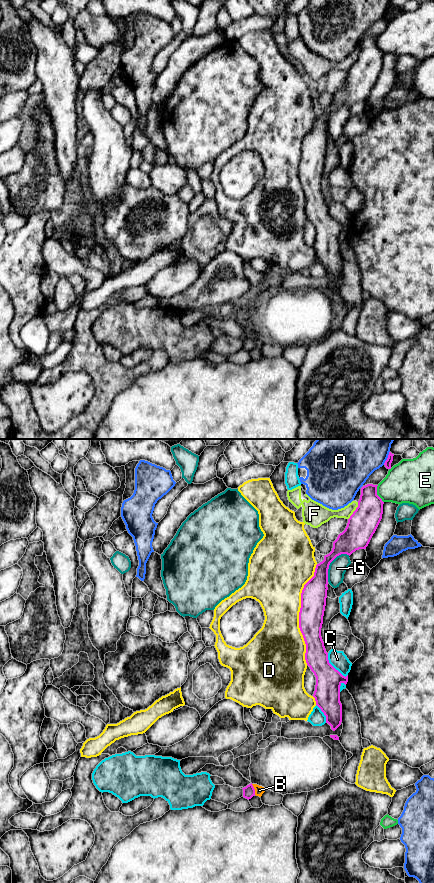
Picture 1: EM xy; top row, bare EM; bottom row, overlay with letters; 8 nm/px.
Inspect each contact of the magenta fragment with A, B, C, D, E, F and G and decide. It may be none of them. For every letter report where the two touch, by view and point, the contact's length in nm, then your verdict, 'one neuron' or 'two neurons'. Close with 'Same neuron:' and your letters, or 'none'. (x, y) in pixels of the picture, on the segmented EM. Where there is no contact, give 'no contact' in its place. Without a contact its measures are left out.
A: xy (387, 458) | 120 nm | two neurons
B: xy (254, 789) | 90 nm | two neurons
C: xy (333, 667) | 240 nm | two neurons
D: xy (299, 614) | 800 nm | two neurons
E: xy (376, 494) | 150 nm | two neurons
F: xy (354, 511) | 170 nm | two neurons
G: xy (330, 562) | 280 nm | two neurons
Same neuron: none

